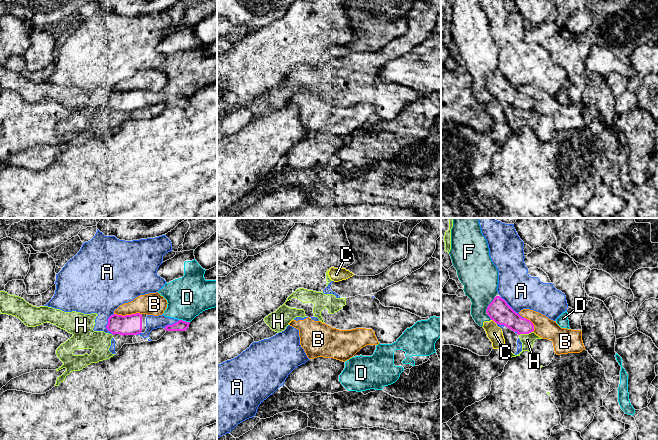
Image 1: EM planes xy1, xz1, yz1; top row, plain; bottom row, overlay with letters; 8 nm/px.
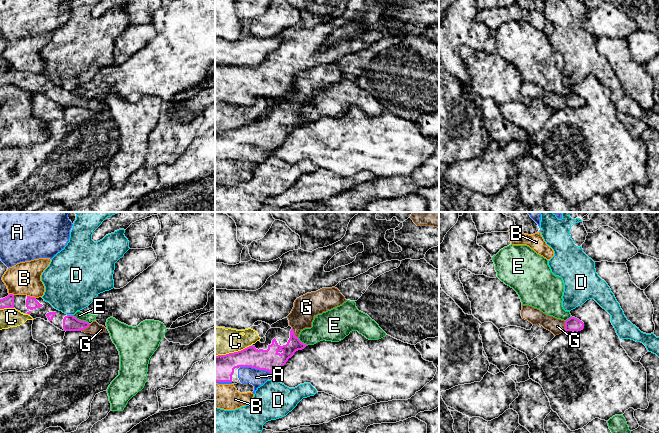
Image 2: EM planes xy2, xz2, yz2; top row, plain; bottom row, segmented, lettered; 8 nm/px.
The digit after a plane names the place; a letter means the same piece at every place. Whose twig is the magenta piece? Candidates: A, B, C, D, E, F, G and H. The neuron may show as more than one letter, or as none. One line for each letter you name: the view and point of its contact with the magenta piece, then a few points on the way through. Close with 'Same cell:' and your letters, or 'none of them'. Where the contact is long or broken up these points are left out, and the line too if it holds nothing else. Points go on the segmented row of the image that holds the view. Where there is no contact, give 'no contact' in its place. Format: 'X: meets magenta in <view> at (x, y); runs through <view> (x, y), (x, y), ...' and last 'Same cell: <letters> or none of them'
G: meets magenta in xy2 at (85, 328)
H: meets magenta in yz1 at (525, 333)
Same cell: G, H

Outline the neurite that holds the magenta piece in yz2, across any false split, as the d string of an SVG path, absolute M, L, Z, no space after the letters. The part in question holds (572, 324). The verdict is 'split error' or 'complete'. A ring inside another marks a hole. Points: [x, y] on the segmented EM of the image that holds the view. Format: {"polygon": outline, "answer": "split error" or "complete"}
{"polygon": "M522 305L521 316L533 325L542 325L551 331L555 336L566 331L581 331L584 323L575 317L570 317L566 321L546 315L537 308L529 305Z", "answer": "split error"}

